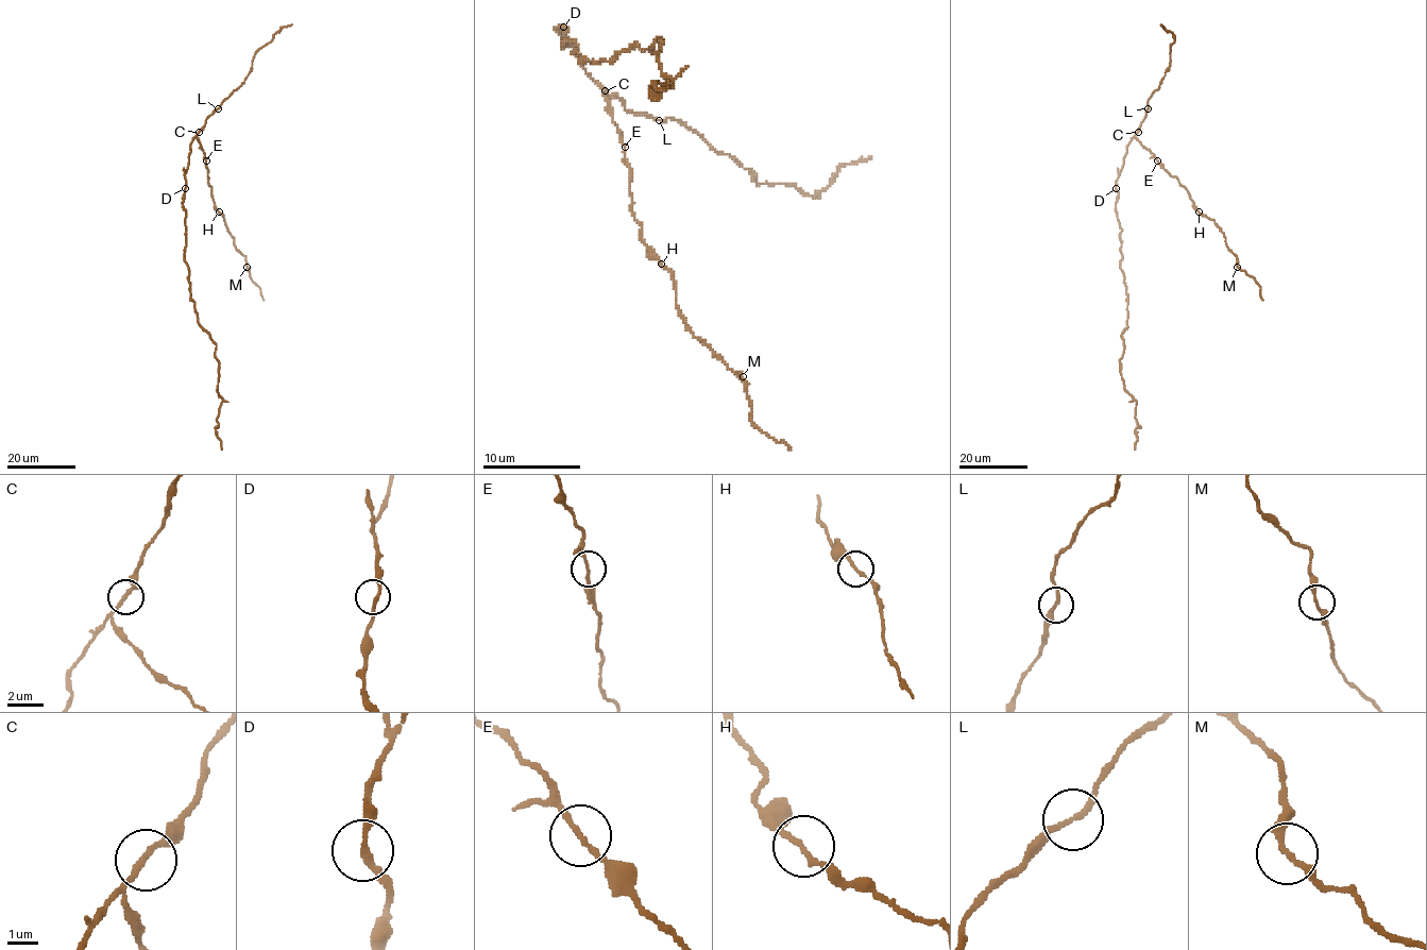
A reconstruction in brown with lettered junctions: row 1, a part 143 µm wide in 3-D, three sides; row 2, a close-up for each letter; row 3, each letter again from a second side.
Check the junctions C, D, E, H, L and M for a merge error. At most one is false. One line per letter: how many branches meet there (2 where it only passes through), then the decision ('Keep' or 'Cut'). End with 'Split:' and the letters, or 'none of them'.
C: Branches: 2. Keep
D: Branches: 2. Keep
E: Branches: 2. Keep
H: Branches: 2. Keep
L: Branches: 2. Keep
M: Branches: 2. Keep
Split: none of them

